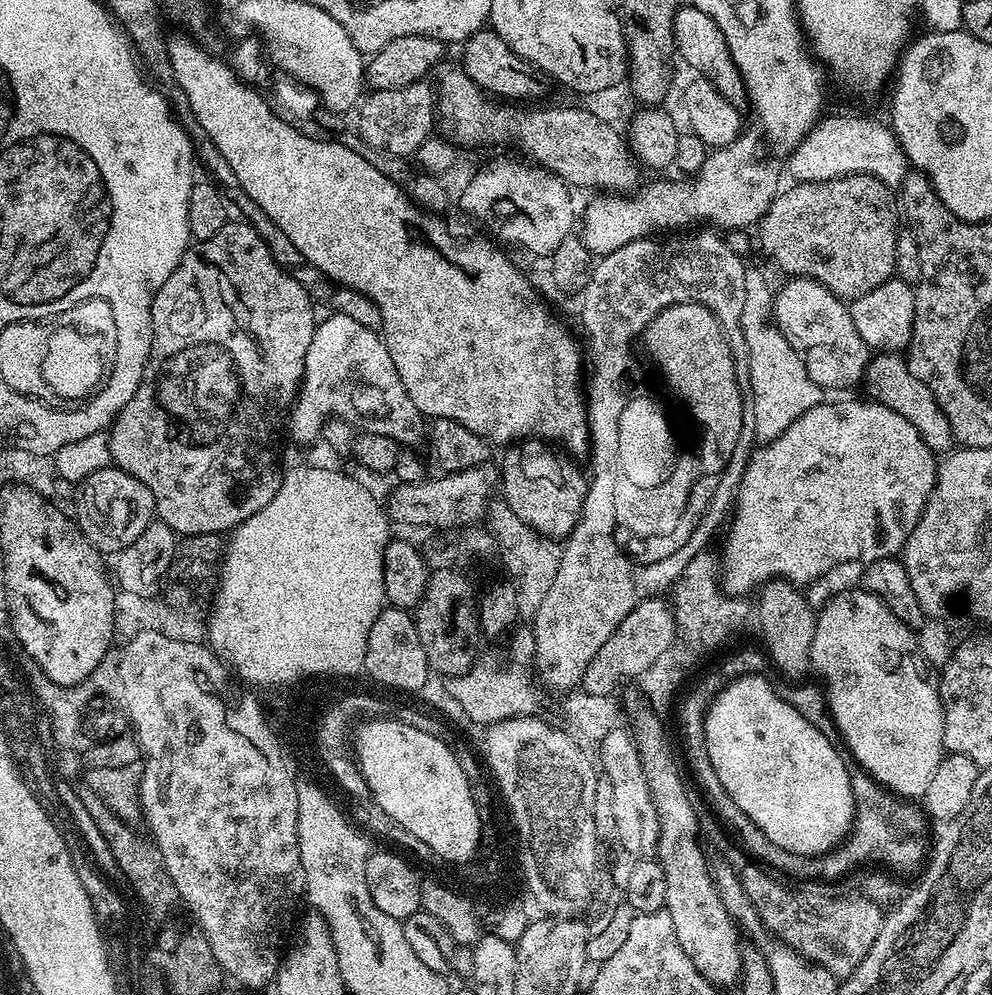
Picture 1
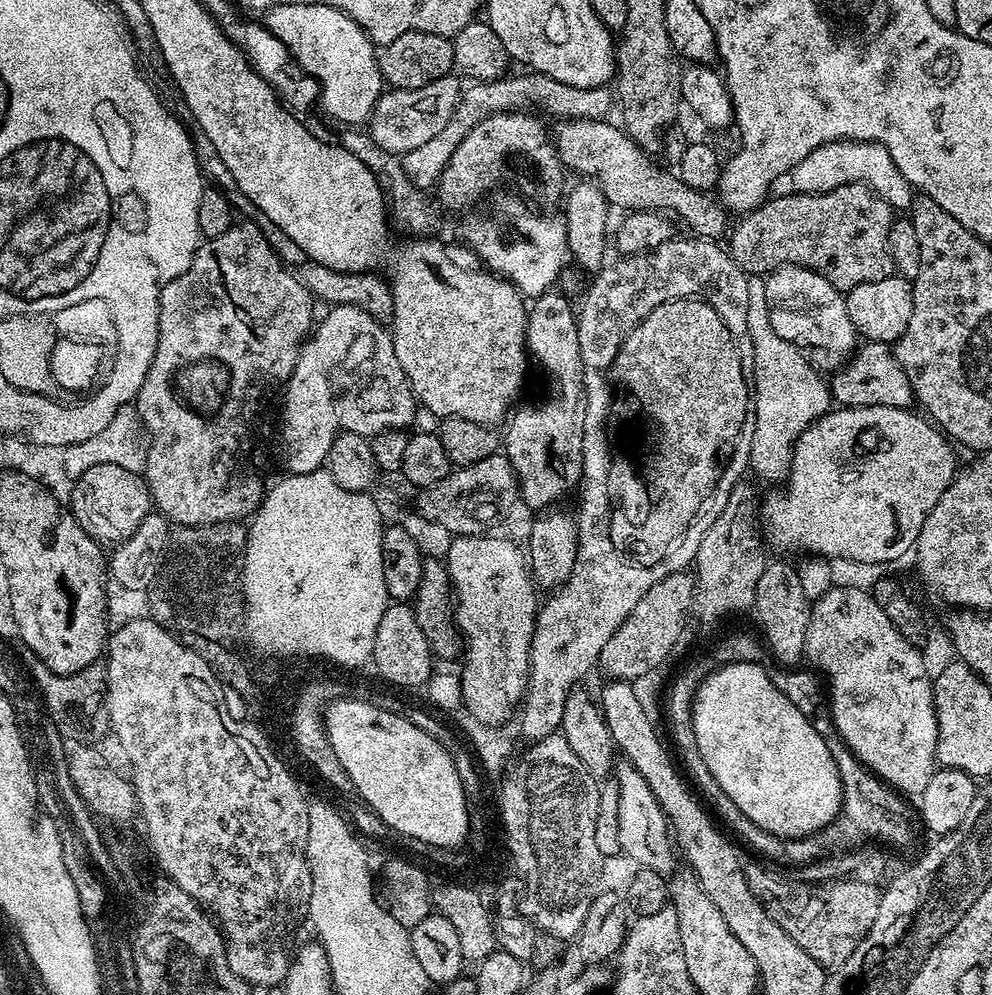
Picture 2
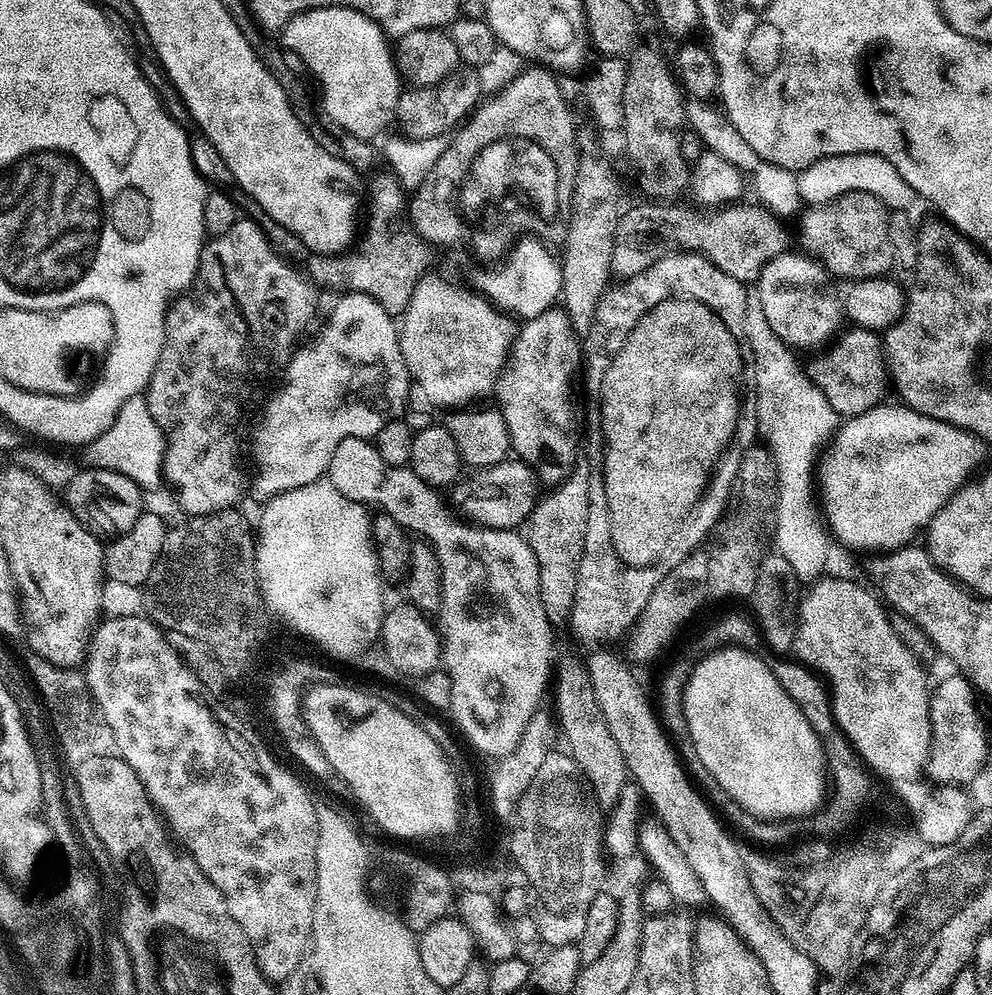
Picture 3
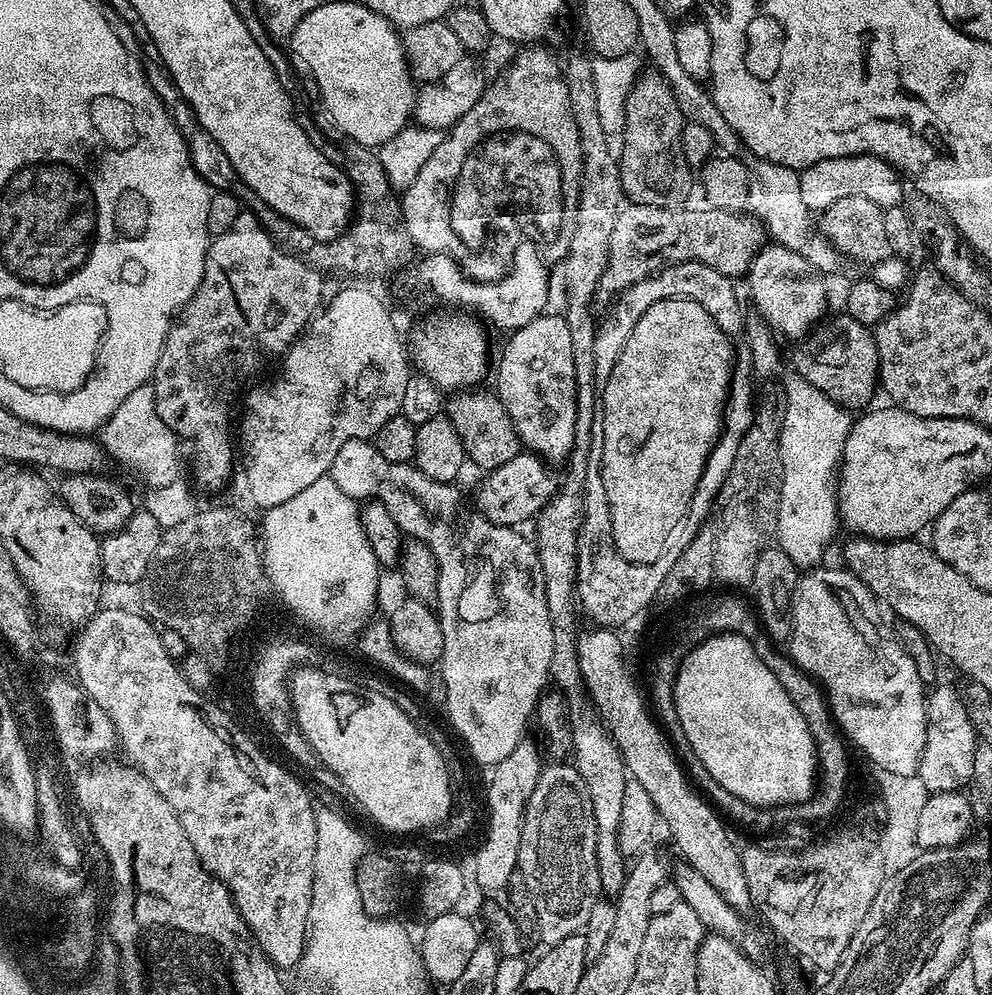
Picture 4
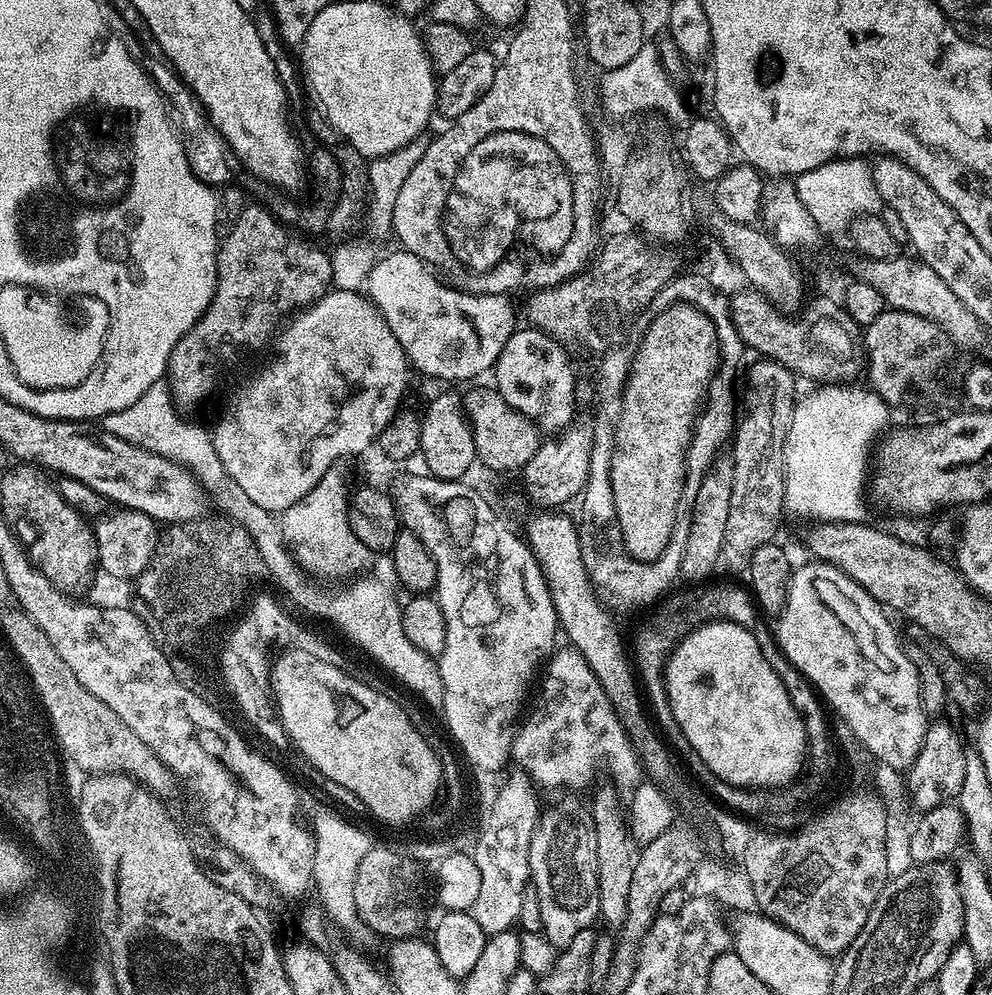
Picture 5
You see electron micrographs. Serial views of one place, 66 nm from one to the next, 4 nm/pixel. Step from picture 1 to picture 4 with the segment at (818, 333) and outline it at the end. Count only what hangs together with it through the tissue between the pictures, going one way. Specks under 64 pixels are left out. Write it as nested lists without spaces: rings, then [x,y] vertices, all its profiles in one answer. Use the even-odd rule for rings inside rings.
[[[773,243],[761,249],[748,268],[746,281],[752,291],[755,311],[773,333],[784,336],[804,336],[824,316],[828,308],[828,288],[824,285],[825,273],[819,272],[802,254],[786,250]]]

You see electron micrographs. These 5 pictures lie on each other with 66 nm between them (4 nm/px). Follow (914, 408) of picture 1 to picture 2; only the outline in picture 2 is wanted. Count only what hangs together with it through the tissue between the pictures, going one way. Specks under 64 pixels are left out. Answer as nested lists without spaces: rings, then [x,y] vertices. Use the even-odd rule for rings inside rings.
[[[873,340],[861,343],[848,362],[831,373],[830,391],[833,401],[845,408],[890,406],[911,409],[914,404],[912,387],[902,366],[898,366],[893,345]]]

